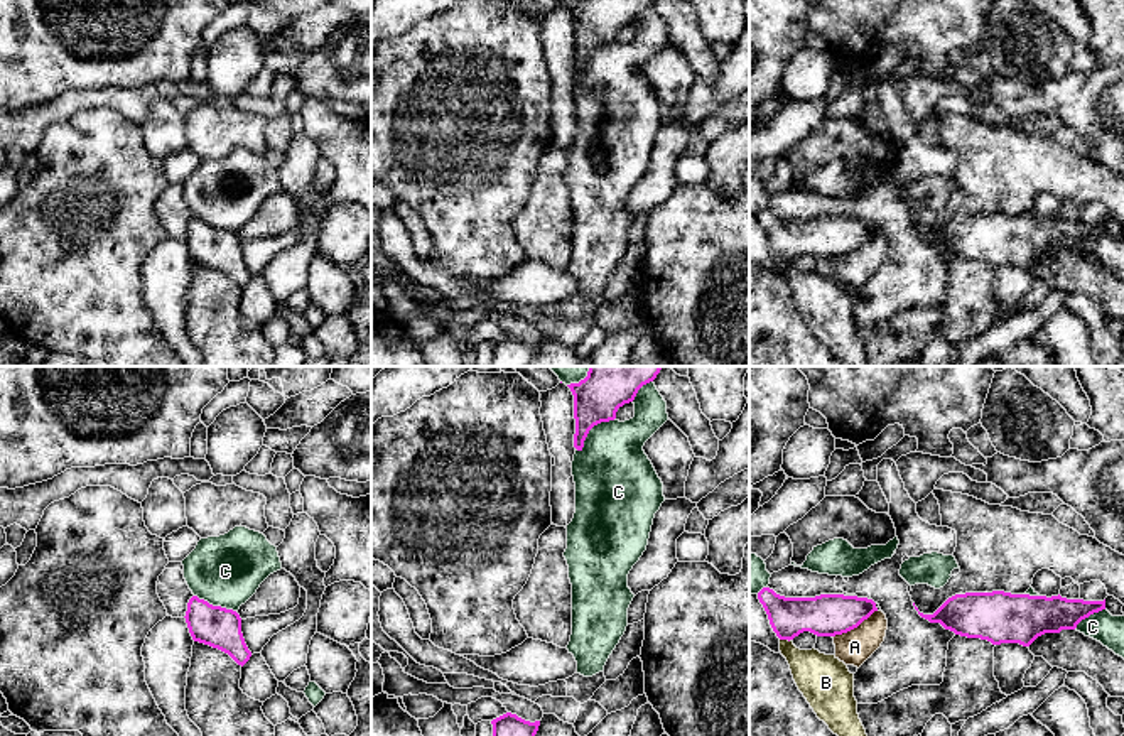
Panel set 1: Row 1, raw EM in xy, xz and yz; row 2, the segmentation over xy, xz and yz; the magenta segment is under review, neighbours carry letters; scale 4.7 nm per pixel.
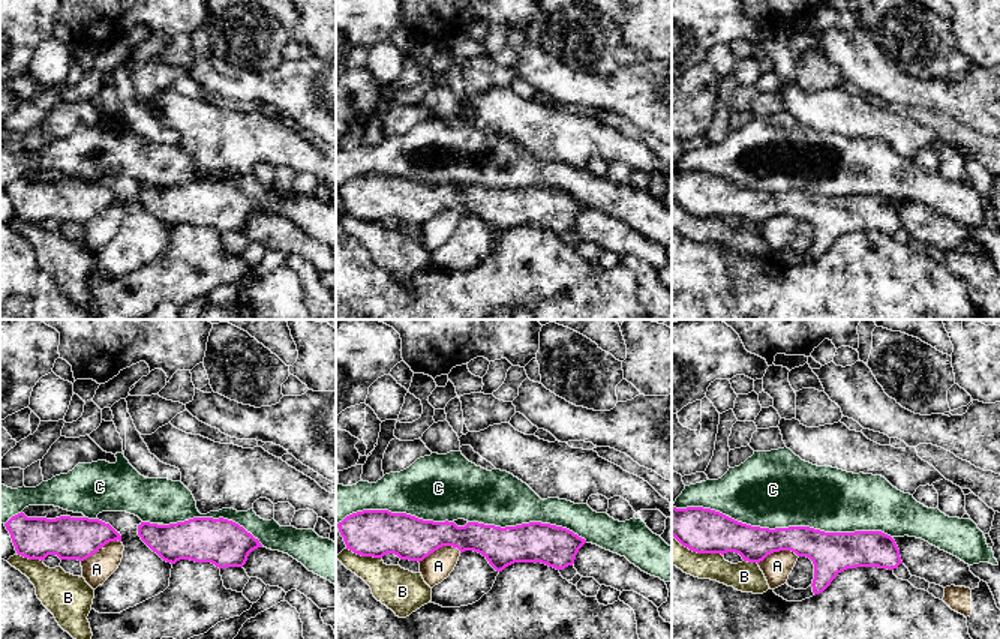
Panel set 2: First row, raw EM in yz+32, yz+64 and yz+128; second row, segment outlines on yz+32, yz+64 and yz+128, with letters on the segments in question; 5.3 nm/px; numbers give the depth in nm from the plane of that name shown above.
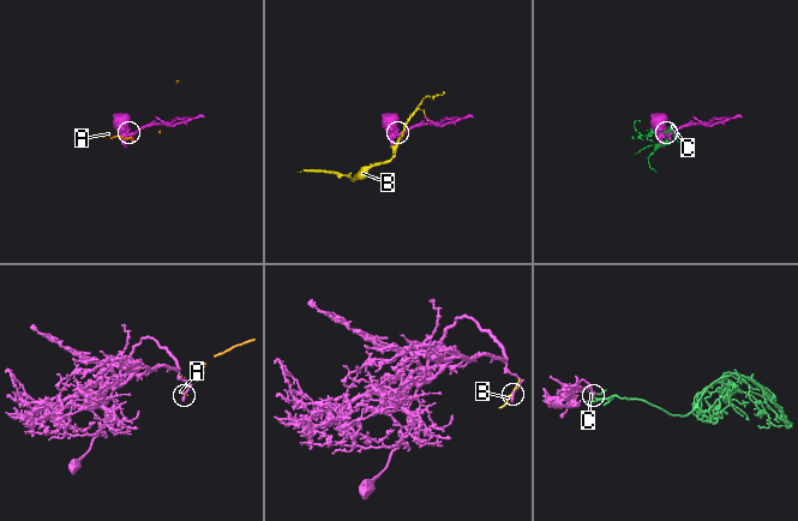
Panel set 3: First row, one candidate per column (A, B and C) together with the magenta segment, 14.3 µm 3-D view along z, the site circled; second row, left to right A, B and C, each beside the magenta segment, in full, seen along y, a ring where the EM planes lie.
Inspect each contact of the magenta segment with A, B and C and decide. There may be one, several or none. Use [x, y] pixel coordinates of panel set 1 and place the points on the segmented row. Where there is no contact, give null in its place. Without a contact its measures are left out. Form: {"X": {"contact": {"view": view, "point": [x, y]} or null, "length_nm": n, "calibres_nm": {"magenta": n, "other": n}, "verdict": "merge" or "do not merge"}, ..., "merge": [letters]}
{"A": {"contact": {"view": "yz", "point": [854, 627]}, "length_nm": 260, "calibres_nm": {"magenta": 200, "other": 160}, "verdict": "do not merge"}, "B": {"contact": {"view": "yz", "point": [785, 638]}, "length_nm": 60, "calibres_nm": {"magenta": 200, "other": 220}, "verdict": "do not merge"}, "C": {"contact": {"view": "xz", "point": [591, 427]}, "length_nm": 240, "calibres_nm": {"magenta": 260, "other": 360}, "verdict": "do not merge"}, "merge": []}

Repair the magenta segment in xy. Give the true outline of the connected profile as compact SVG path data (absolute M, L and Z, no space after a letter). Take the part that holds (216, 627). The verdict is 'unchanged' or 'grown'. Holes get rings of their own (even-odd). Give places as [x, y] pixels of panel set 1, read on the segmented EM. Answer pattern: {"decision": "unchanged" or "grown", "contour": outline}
{"decision": "unchanged", "contour": "M192 596L184 618L194 641L228 653L241 667L250 660L251 652L245 643L241 618L236 611Z"}

